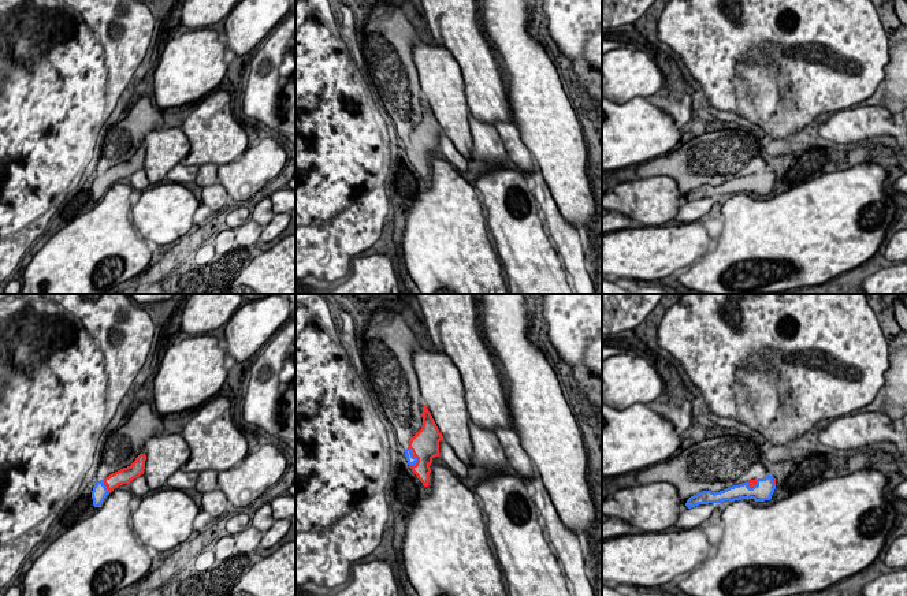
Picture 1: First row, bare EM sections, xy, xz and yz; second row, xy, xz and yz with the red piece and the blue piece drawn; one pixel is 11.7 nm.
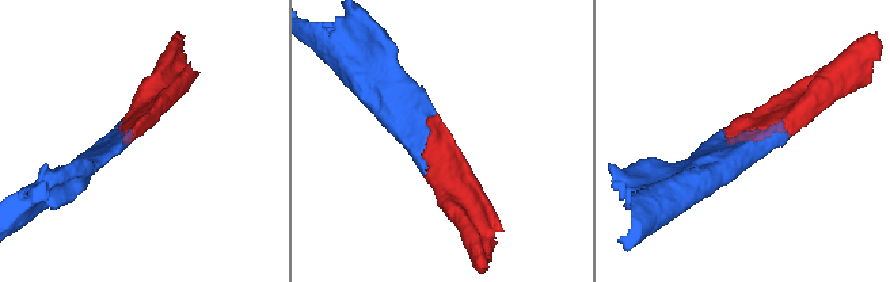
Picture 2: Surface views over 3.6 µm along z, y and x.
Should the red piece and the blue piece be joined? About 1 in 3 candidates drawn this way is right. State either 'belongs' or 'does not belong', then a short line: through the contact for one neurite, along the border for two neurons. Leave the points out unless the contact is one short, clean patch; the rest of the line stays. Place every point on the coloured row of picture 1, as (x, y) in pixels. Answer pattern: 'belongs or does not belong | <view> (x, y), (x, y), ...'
belongs

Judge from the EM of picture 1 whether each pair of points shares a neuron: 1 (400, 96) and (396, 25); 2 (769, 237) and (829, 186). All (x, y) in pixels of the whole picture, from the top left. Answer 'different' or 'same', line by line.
1: same
2: same

